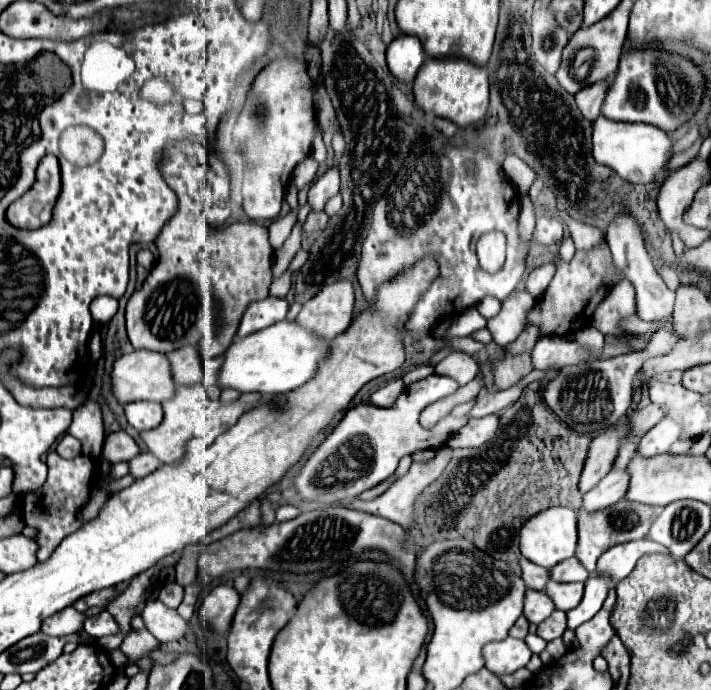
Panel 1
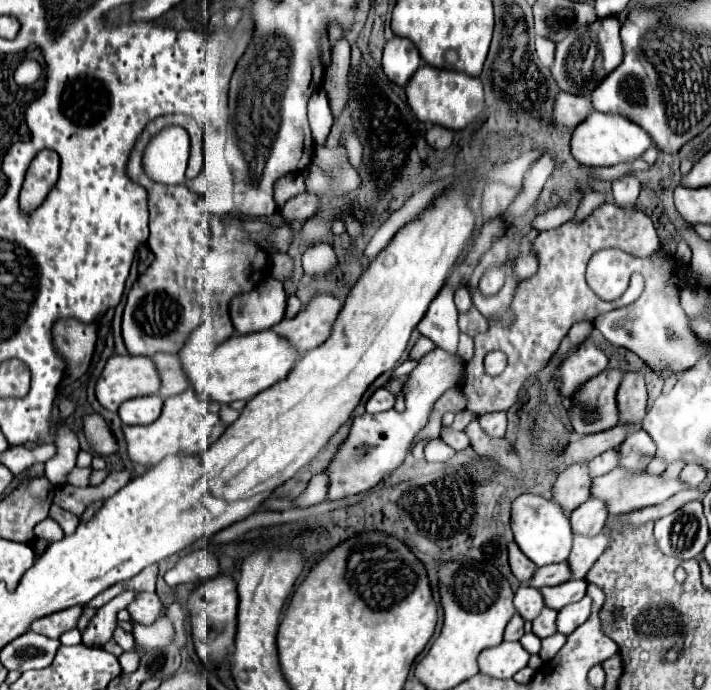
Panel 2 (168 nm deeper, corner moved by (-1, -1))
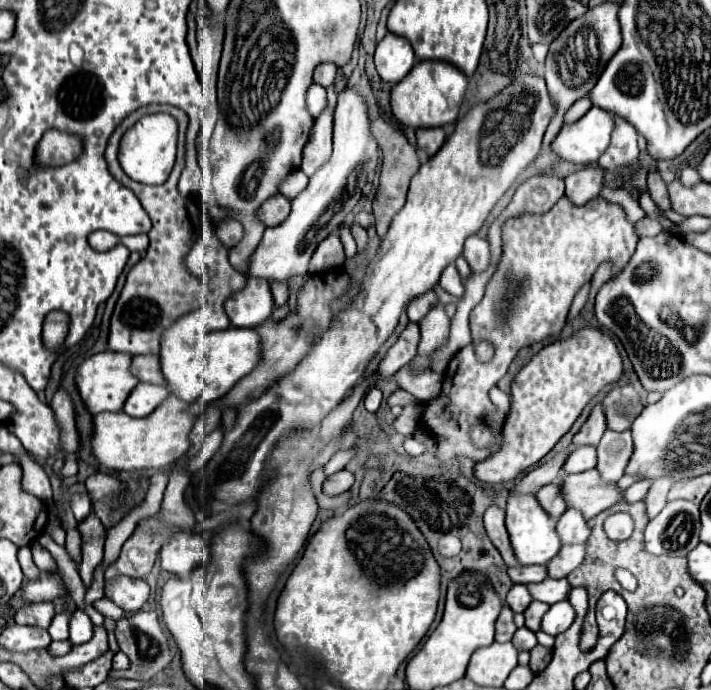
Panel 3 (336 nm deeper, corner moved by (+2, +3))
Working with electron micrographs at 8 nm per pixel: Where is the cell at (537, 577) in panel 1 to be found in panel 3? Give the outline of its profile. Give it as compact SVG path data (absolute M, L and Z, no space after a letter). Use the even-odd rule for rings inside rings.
M490 506L484 512L484 528L486 528L488 538L492 540L492 544L502 554L506 566L518 566L518 562L514 558L514 552L510 548L510 540L508 540L506 526L504 526L504 510L500 506Z

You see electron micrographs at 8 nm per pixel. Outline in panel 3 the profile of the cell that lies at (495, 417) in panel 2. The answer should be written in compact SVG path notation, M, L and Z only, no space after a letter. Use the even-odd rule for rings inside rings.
M494 386L494 388L490 390L490 400L498 406L498 416L496 416L496 420L504 422L504 418L506 418L506 414L508 414L508 408L510 408L510 396L508 396L506 392L502 392L498 386Z

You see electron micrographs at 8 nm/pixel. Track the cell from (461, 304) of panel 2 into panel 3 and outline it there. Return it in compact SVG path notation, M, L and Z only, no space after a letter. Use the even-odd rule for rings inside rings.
M450 264L450 266L446 266L446 268L442 270L438 284L440 284L448 294L452 294L452 296L458 296L458 298L460 298L460 296L464 294L462 278L460 278L460 274L458 274L458 270L456 270L454 264Z

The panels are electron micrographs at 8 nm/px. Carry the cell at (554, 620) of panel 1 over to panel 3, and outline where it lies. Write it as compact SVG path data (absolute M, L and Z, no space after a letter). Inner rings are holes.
M530 602L530 606L524 610L524 618L526 618L526 628L530 628L532 632L538 632L540 630L540 620L544 616L544 612L548 610L550 606L544 604L544 602Z

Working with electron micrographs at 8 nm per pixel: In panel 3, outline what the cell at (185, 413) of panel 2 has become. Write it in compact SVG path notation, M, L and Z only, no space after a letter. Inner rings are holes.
M170 394L150 416L132 418L126 412L102 412L94 416L94 432L90 438L92 454L96 462L110 472L134 472L134 470L160 470L172 466L180 460L190 448L190 428L194 416L184 410L188 404L182 404L174 394Z

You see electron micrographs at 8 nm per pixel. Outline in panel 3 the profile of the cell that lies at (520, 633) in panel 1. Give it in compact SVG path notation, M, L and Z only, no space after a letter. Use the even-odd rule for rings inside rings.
M504 606L502 612L500 612L500 616L498 616L498 620L496 620L496 642L508 642L508 640L512 640L514 632L516 632L512 616L514 616L514 612L508 606Z

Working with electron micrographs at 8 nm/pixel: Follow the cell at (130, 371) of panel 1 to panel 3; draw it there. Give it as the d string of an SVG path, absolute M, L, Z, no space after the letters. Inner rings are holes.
M100 352L94 354L90 358L86 358L78 370L76 370L76 388L80 392L80 398L86 406L86 410L90 414L98 414L98 412L120 412L124 406L124 400L128 398L128 394L132 392L132 388L138 384L134 380L134 376L130 376L130 354L120 354L120 352Z

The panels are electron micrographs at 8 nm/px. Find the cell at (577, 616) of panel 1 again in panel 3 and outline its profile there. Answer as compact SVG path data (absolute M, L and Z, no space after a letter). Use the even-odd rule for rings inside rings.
M568 600L556 602L556 604L552 604L550 610L542 616L540 628L542 628L544 632L548 632L550 636L558 636L560 632L564 632L564 630L570 628L574 616L576 616L576 614L574 614L574 608L570 606Z

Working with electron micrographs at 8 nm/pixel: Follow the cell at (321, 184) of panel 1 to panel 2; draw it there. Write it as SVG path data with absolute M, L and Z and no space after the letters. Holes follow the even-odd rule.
M299 194L299 196L295 196L295 198L291 198L283 208L281 208L281 212L283 212L283 216L289 220L289 222L293 222L293 220L307 220L307 218L311 218L317 210L319 210L319 198L315 196L315 194Z

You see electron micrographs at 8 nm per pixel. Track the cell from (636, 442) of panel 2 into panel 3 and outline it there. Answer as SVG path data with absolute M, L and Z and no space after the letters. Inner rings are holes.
M606 430L600 444L598 444L598 464L596 470L602 480L606 482L616 482L624 474L626 460L630 458L632 452L632 436L630 430L626 432L614 432Z

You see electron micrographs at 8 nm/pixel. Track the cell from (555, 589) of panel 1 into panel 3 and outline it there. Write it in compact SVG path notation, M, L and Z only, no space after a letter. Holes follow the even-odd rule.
M544 578L538 584L528 584L528 592L534 600L546 602L546 604L554 604L560 600L566 600L570 594L570 584L566 578L554 580L554 578Z

